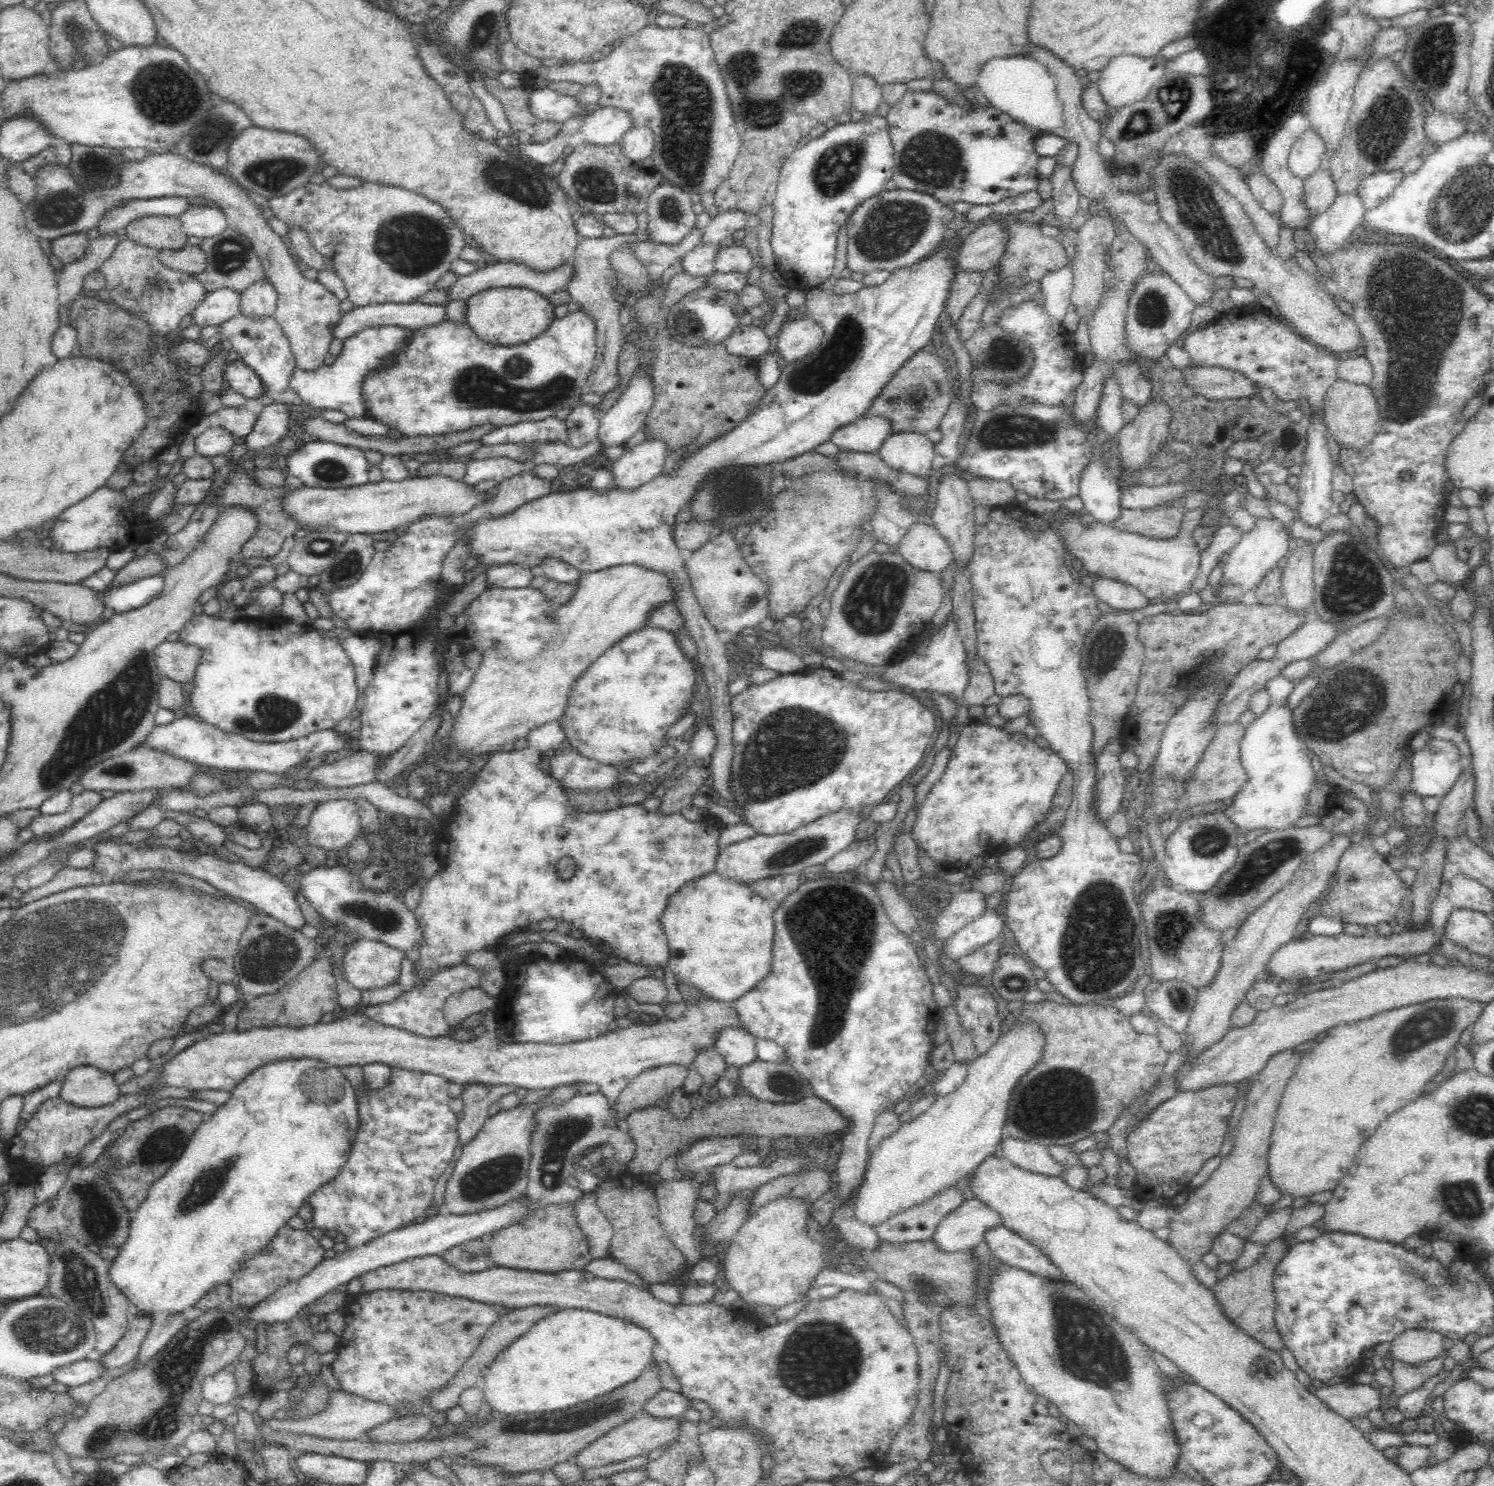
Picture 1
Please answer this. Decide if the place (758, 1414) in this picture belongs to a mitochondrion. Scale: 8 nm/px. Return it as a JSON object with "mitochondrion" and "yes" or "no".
{"mitochondrion":"no"}

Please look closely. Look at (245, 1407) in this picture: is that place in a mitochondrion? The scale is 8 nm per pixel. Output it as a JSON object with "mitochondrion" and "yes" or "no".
{"mitochondrion":"no"}

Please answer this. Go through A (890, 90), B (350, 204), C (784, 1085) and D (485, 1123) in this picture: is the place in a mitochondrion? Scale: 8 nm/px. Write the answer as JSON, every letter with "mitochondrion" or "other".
{"A":"other","B":"other","C":"mitochondrion","D":"other"}

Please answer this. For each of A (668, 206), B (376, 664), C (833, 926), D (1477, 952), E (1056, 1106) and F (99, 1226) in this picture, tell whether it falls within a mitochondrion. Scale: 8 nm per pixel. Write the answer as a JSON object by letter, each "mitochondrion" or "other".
{"A":"mitochondrion","B":"other","C":"mitochondrion","D":"other","E":"mitochondrion","F":"mitochondrion"}

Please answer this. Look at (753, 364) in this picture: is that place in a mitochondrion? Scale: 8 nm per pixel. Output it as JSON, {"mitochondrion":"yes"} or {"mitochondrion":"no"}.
{"mitochondrion":"no"}

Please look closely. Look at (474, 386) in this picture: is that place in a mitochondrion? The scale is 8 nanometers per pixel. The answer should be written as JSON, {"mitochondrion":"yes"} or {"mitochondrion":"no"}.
{"mitochondrion":"yes"}

